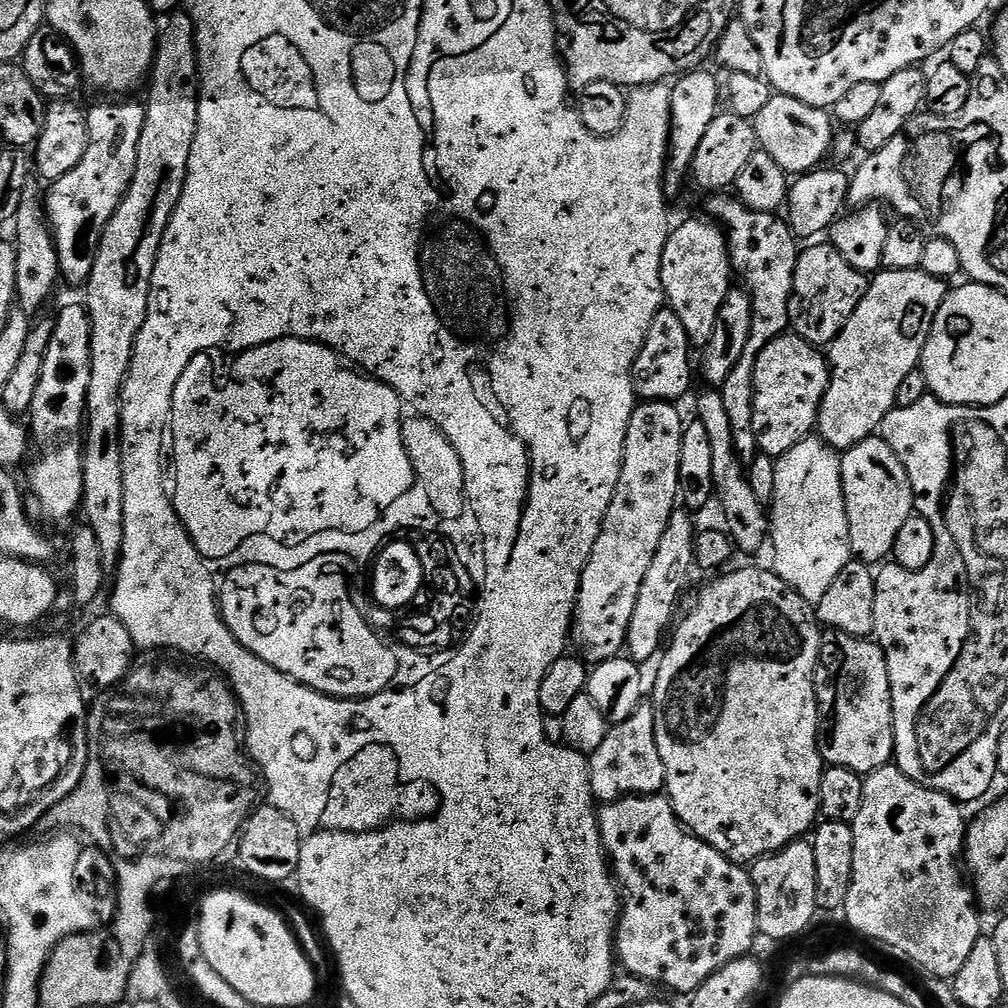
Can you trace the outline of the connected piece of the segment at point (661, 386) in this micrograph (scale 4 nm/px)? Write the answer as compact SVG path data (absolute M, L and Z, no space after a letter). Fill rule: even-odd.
M667 306L661 307L648 321L644 329L644 340L632 363L632 388L641 401L676 402L679 396L687 394L692 376L688 348L690 341L682 322L678 322L678 314L674 314Z

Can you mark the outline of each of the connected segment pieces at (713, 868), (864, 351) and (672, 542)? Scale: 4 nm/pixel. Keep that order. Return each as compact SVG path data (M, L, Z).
M667 795L621 796L599 809L598 823L610 871L622 893L614 947L619 967L625 973L691 994L710 978L710 974L753 951L752 943L758 940L758 929L751 871L687 831Z
M880 270L867 281L864 295L857 301L856 308L849 313L848 319L840 327L840 332L826 348L828 387L820 400L819 412L816 415L816 428L819 439L823 440L828 447L837 450L853 448L867 436L873 435L879 429L886 413L897 407L898 386L908 377L909 372L917 371L918 368L920 359L918 341L921 339L922 329L926 324L924 308L930 307L931 309L945 295L945 292L945 281L919 270L906 272Z
M673 511L662 538L653 552L650 566L642 578L641 589L638 590L634 614L630 618L630 626L628 627L626 656L627 659L635 660L641 666L647 665L647 660L652 655L655 657L661 651L662 632L665 630L672 616L672 610L680 598L680 591L684 588L684 579L688 576L688 567L691 569L694 564L692 558L694 527L692 528L690 517L692 516L687 511Z

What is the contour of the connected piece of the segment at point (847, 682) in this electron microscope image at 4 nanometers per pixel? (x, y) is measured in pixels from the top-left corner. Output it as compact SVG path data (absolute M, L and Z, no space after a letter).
M840 636L840 677L836 680L836 705L832 708L832 737L822 748L822 755L831 767L867 774L883 768L894 756L894 726L892 725L892 695L890 674L886 670L884 651L875 639L862 636Z

